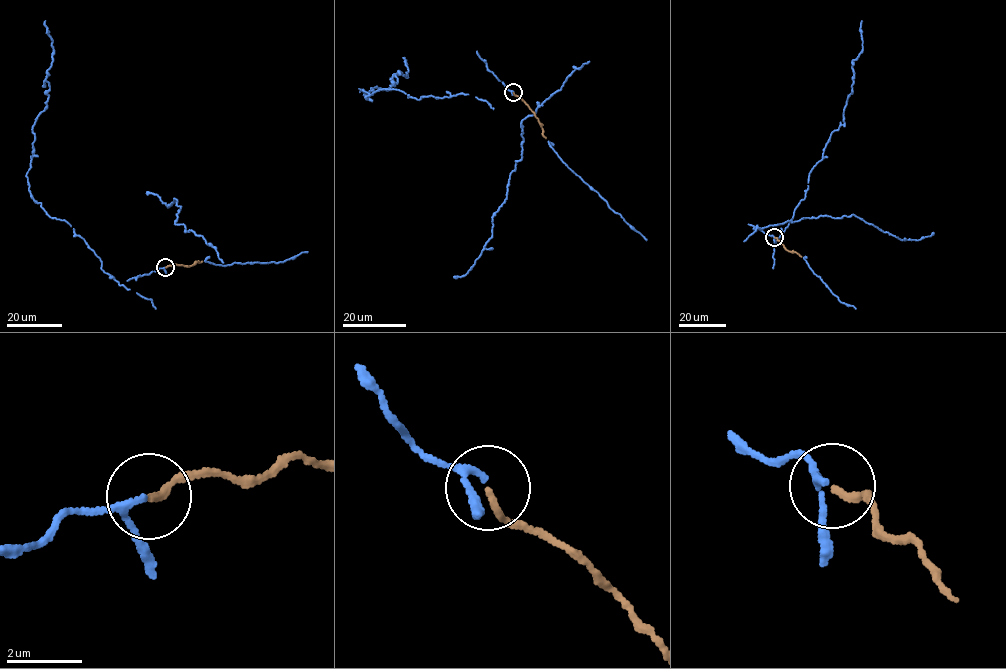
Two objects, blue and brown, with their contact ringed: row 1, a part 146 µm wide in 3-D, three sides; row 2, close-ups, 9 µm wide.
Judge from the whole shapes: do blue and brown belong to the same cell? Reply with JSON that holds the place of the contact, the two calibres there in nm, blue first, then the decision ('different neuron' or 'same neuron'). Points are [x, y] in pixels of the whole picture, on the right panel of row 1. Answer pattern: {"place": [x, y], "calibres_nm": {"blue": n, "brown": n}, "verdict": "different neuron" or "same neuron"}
{"place": [774, 237], "calibres_nm": {"blue": 140, "brown": 180}, "verdict": "same neuron"}

